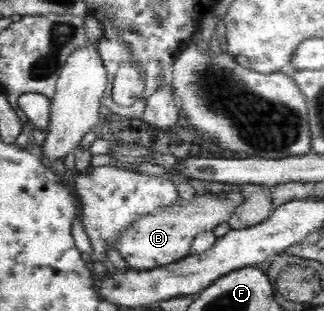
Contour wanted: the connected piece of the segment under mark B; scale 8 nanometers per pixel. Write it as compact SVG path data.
M243 190L227 192L225 196L217 196L213 192L211 196L197 196L191 200L179 198L177 202L170 203L169 207L158 208L149 215L134 220L121 235L115 244L117 250L131 266L132 270L149 270L171 265L190 255L191 240L203 232L213 230L217 224L225 224L227 218L233 216L237 206L244 201Z

